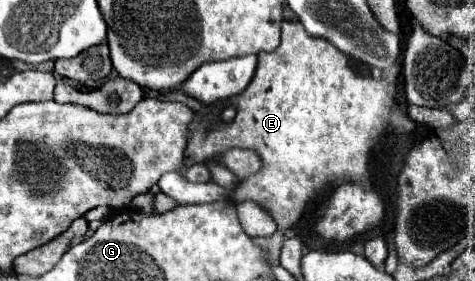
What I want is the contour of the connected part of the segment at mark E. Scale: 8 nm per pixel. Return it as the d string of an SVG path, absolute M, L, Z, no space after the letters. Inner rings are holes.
M283 22L281 44L277 46L277 50L273 50L271 54L259 54L257 72L249 88L229 100L239 108L233 122L221 122L219 114L195 116L195 120L191 122L189 142L185 150L185 156L191 160L209 160L229 148L247 148L255 150L261 156L261 172L239 182L233 200L255 200L271 214L275 214L278 226L275 234L265 241L262 241L262 238L254 238L255 243L268 250L271 264L280 265L283 232L301 218L305 208L315 200L319 192L329 192L339 184L351 180L369 180L369 152L375 148L373 136L379 130L400 128L411 132L415 129L416 123L399 112L394 99L388 93L388 86L396 82L399 70L399 65L394 64L384 71L380 80L355 74L349 66L349 56L337 50L329 40L311 38L301 22Z

